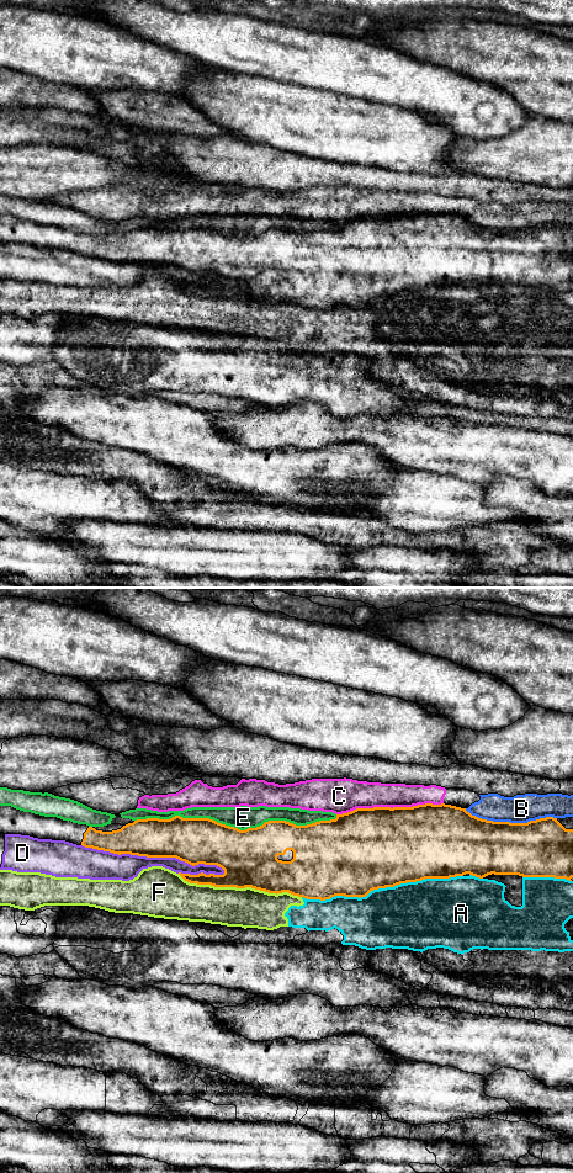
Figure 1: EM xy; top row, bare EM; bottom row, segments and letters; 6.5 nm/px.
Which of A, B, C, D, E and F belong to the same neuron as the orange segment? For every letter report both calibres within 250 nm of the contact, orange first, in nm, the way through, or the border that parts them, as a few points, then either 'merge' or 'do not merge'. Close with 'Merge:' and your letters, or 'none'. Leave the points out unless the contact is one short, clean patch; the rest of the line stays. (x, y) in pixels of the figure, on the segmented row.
A: calibres 500 and 420 nm; do not merge
B: calibres 360 and 190 nm; do not merge
C: calibres 500 and 180 nm; do not merge
D: calibres 280 and 170 nm; do not merge
E: calibres 360 and 150 nm; do not merge
F: calibres 360 and 260 nm; do not merge
Merge: none

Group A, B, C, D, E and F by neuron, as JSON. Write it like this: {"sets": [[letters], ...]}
{"sets": [["A", "F"], ["B", "C"], ["D"], ["E"]]}

